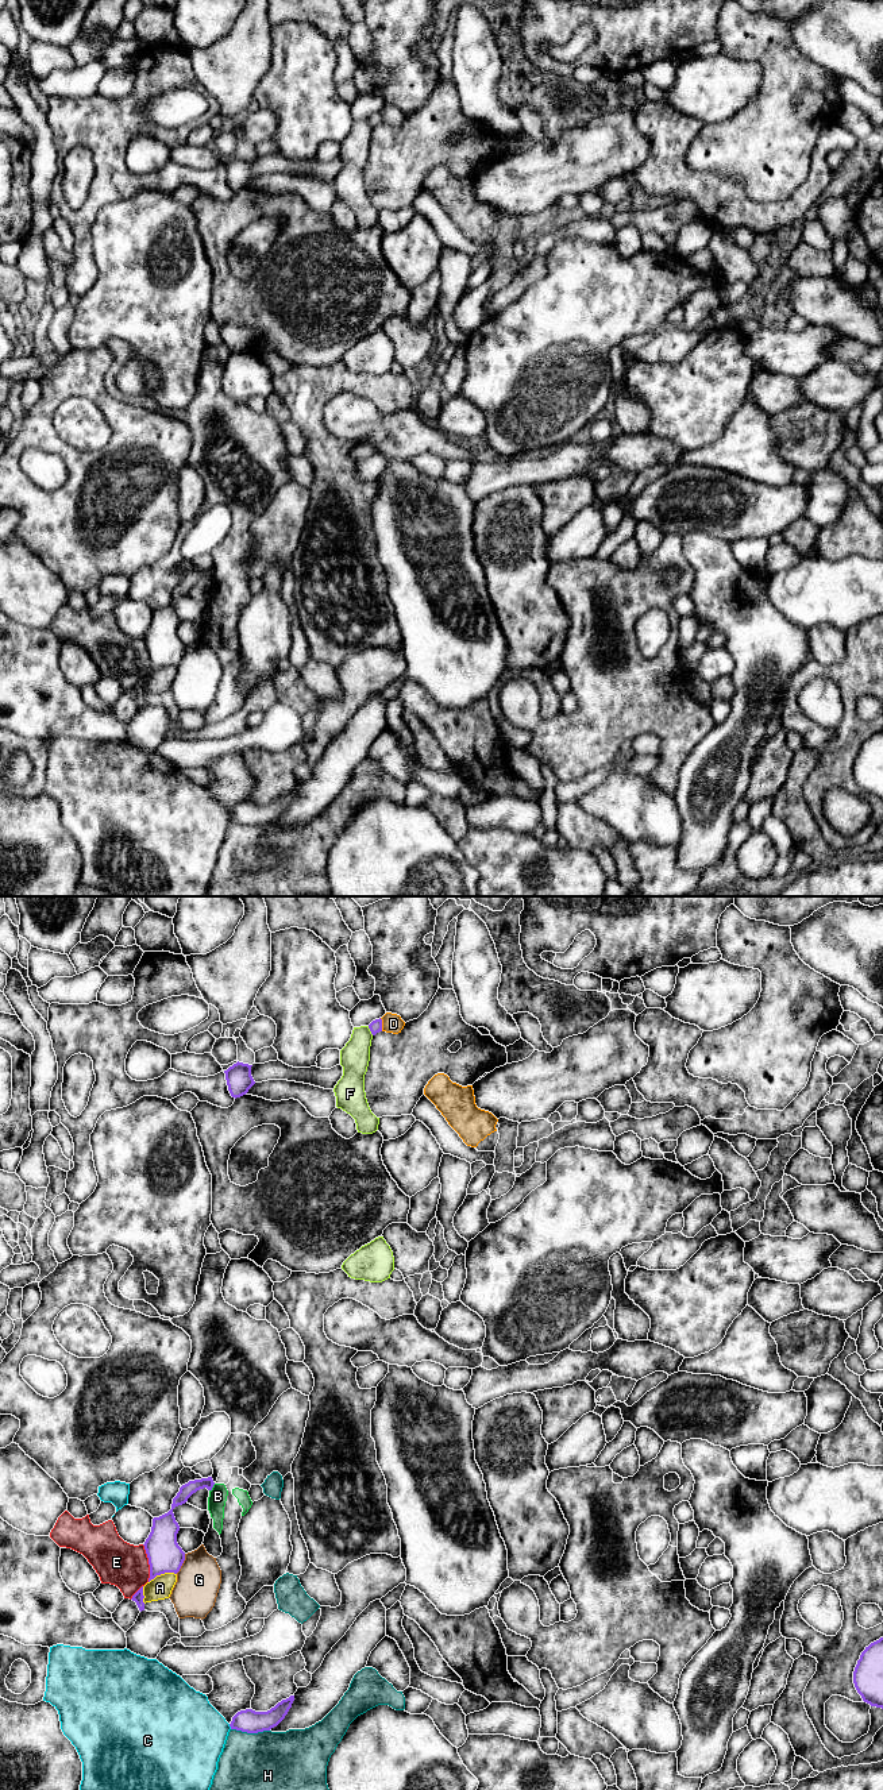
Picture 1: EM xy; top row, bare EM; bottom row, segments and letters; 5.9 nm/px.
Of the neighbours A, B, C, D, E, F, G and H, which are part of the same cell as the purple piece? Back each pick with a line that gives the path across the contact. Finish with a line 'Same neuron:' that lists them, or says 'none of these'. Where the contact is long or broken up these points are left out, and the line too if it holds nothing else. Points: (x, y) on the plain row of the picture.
Same neuron: none of these

